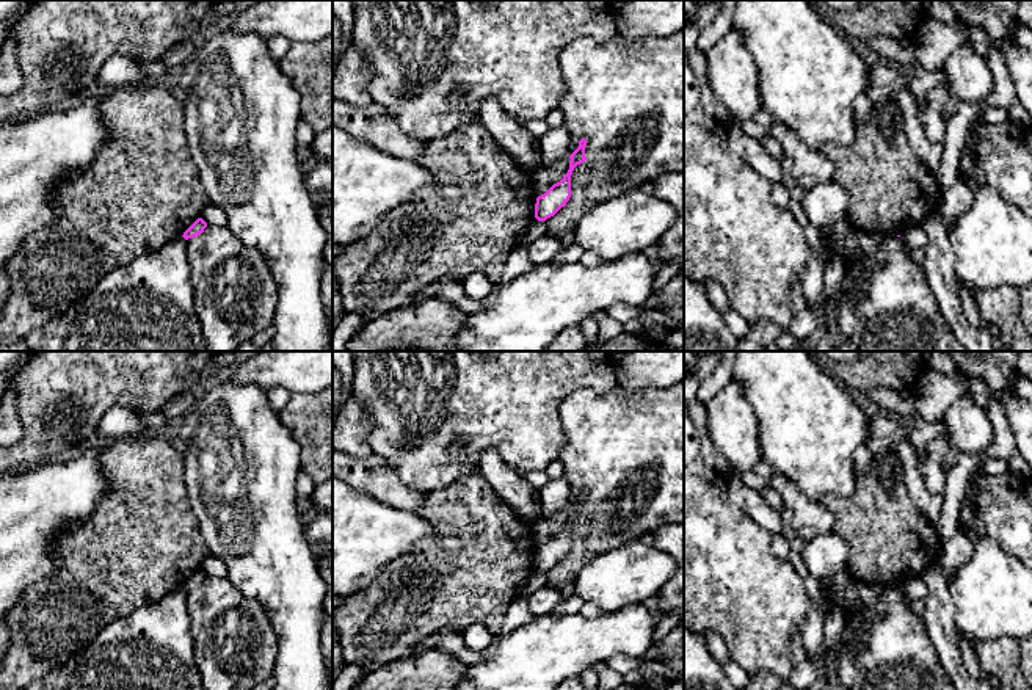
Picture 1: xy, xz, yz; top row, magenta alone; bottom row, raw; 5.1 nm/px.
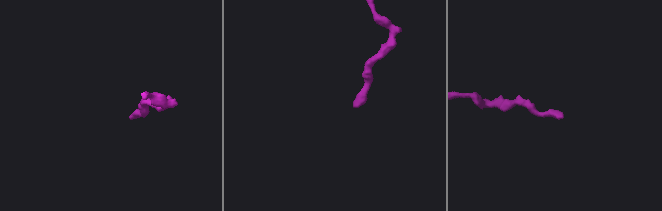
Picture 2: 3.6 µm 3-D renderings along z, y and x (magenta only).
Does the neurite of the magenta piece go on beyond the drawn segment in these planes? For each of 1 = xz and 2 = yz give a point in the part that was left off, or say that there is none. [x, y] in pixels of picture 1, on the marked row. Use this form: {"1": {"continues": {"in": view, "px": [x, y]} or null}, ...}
{"1": {"continues": null}, "2": {"continues": null}}

